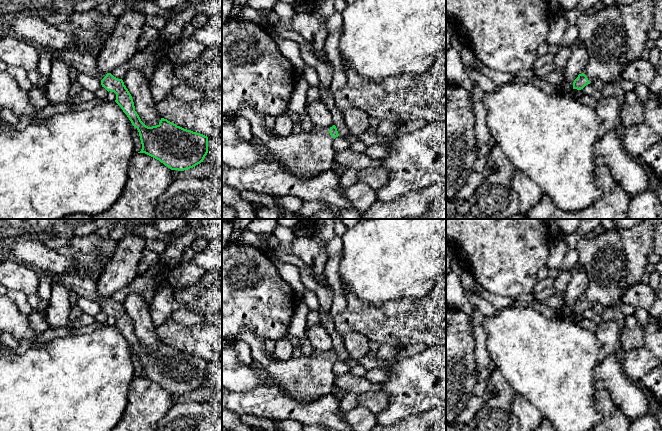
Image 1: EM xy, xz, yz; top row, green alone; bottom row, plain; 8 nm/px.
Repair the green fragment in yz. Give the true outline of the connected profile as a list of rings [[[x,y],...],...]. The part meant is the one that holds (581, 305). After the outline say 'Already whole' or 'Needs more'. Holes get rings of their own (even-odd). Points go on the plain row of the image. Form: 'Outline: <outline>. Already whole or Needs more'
Outline: [[[646,219],[630,228],[617,226],[613,231],[606,230],[594,239],[580,238],[576,244],[578,263],[582,265],[587,275],[588,286],[574,304],[573,313],[581,314],[591,308],[595,302],[600,303],[604,308],[617,307],[627,288],[641,283],[643,275],[647,272],[647,257],[653,253],[654,236],[655,219]]]. Needs more

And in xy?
Outline: [[[92,233],[70,237],[68,246],[72,248],[72,258],[81,269],[68,274],[52,274],[52,282],[57,280],[68,291],[74,291],[79,298],[97,302],[102,311],[116,318],[115,326],[139,356],[142,373],[138,377],[145,377],[171,394],[178,395],[193,392],[203,386],[208,377],[207,360],[184,353],[164,342],[156,350],[146,350],[135,335],[132,320],[123,304],[111,297],[102,298],[98,295],[98,279],[111,259],[117,242]]]. Needs more

